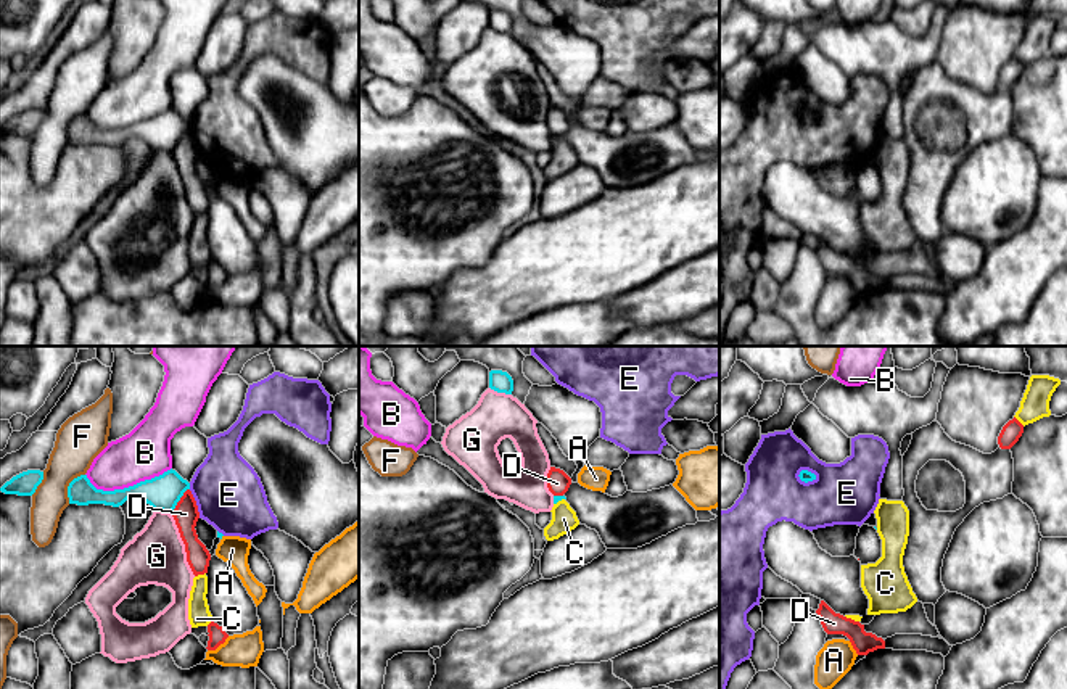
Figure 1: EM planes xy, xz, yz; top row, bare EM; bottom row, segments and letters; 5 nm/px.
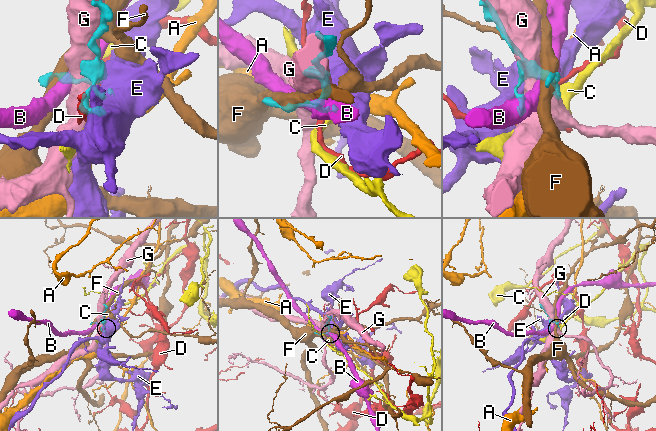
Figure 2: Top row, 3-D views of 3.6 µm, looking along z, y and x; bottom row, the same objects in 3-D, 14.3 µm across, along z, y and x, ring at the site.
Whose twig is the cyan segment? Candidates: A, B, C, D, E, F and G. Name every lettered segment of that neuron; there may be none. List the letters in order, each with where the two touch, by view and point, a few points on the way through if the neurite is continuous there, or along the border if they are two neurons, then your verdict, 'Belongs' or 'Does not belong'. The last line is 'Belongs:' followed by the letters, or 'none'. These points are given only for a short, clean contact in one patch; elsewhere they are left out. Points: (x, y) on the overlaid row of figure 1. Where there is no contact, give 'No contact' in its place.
A: Touches cyan at xy (221, 538). Boundary: xy (222, 535), (221, 540). Does not belong
B: Touches cyan at xy (129, 486). Does not belong
C: Touches cyan at xz (559, 499). Boundary: xz (564, 498), (554, 504). Does not belong
D: Touches cyan at xy (179, 499). Boundary: xy (189, 488), (171, 512). Does not belong
E: Touches cyan at yz (807, 482). Does not belong
F: Touches cyan at xy (68, 486). Boundary: xy (84, 474), (70, 483), (68, 503). Does not belong
G: Touches cyan at xz (501, 391). Does not belong
Belongs: none

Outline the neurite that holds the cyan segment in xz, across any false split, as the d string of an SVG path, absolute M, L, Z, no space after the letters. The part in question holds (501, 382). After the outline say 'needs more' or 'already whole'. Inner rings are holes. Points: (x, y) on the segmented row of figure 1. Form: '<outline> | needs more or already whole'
M491 370L489 372L489 388L497 391L497 393L512 394L513 380L507 372Z | already whole

